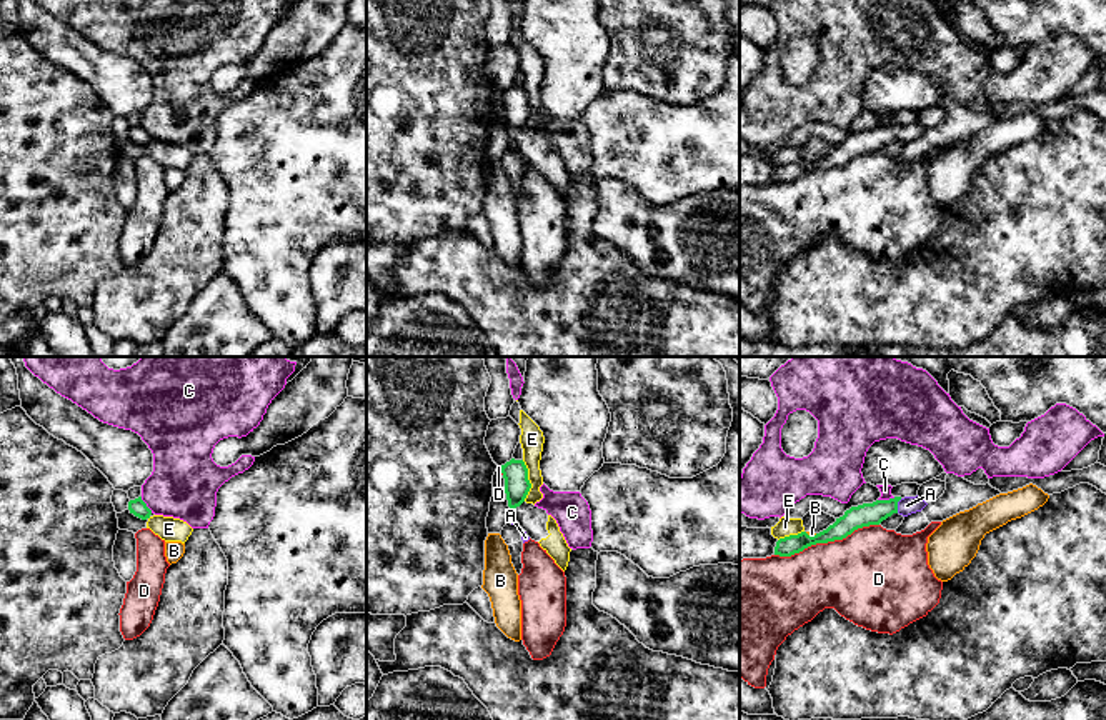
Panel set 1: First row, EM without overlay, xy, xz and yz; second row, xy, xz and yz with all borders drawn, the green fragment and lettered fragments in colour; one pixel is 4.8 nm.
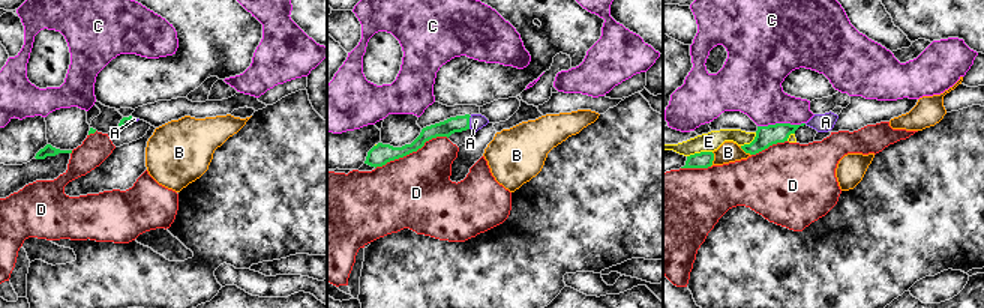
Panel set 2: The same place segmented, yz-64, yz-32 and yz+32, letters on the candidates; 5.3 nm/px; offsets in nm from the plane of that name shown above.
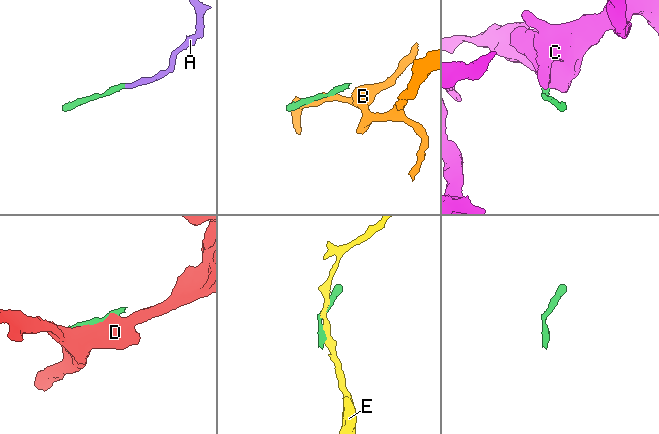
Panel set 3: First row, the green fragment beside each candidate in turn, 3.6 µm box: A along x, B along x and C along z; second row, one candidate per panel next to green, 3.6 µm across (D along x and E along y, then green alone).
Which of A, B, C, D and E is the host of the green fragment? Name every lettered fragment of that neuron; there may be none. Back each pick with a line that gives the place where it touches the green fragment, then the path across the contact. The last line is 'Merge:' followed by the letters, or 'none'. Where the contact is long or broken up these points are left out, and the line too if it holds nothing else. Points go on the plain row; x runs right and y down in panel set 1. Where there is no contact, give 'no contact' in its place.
A: contact yz (896, 132); way yz (868, 140), (896, 132), (906, 132)
Merge: A

